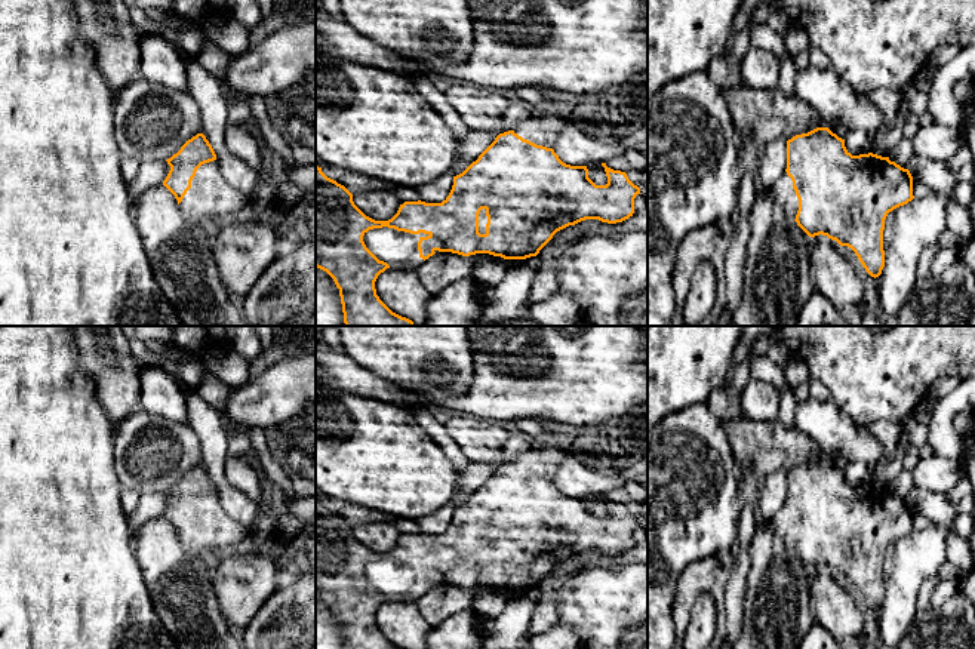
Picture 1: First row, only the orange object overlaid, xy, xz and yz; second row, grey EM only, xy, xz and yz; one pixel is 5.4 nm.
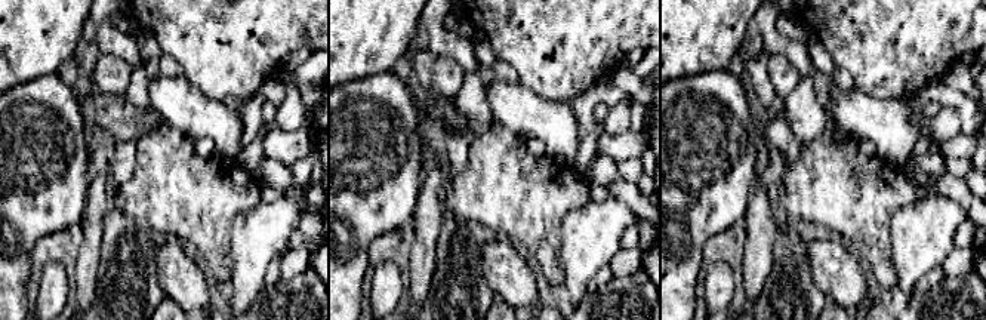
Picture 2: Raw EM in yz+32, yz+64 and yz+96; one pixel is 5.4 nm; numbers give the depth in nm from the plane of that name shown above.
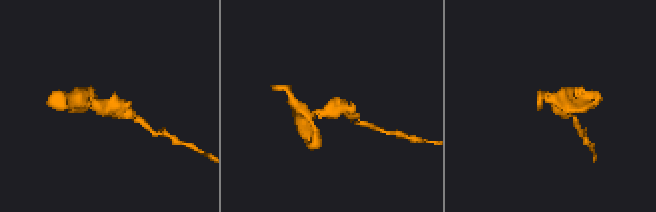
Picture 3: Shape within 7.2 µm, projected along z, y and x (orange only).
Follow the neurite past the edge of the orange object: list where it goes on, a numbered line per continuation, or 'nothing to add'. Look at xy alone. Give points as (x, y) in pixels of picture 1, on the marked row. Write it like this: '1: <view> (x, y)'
1: xy (211, 197)

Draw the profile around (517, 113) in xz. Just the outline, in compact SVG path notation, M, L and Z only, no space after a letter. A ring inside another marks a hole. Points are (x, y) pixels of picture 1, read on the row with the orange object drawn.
M513 102L504 117L499 133L513 130L516 126L528 122L533 116L535 110L523 102Z

